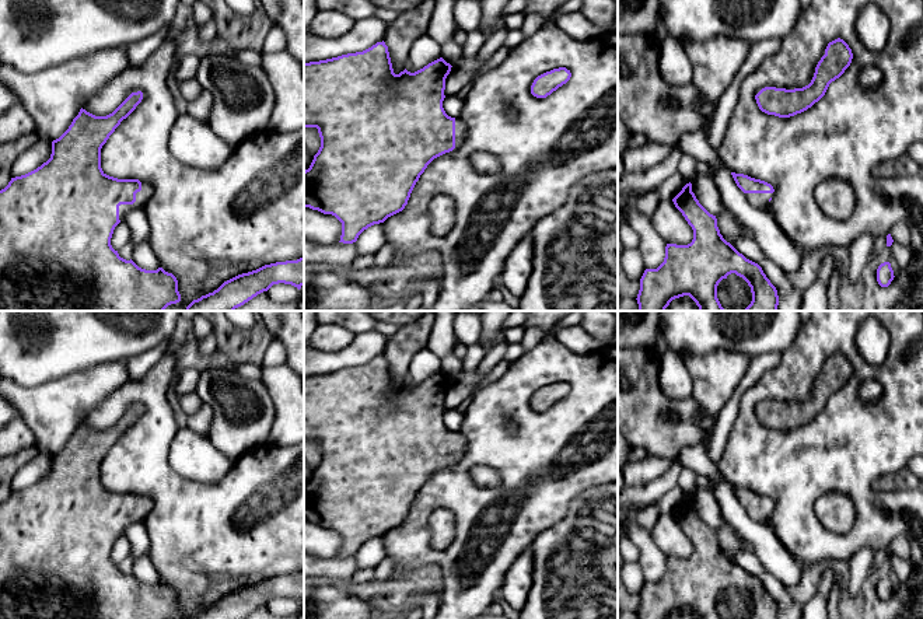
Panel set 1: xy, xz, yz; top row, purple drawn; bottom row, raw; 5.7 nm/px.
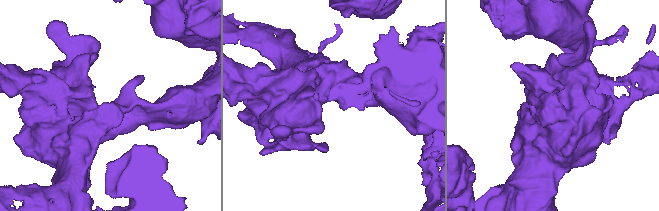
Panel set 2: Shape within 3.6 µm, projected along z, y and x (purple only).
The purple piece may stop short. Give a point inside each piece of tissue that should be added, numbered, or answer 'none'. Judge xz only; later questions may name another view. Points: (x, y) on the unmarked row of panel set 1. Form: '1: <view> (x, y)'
1: xz (460, 440)

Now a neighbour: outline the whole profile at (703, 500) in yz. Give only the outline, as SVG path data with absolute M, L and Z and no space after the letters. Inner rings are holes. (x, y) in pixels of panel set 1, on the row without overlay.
M698 487L692 497L692 506L699 517L713 529L719 529L726 522L719 501L710 487Z

